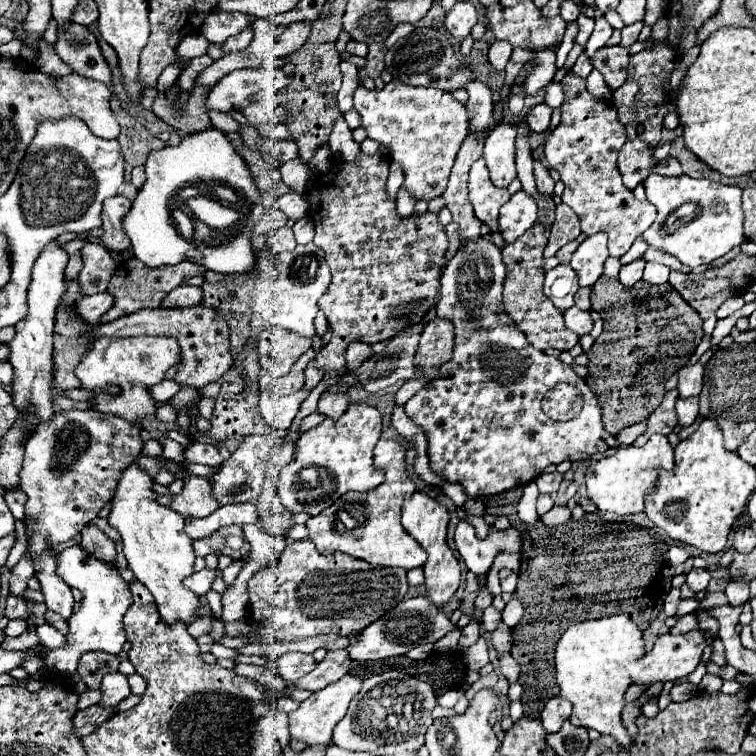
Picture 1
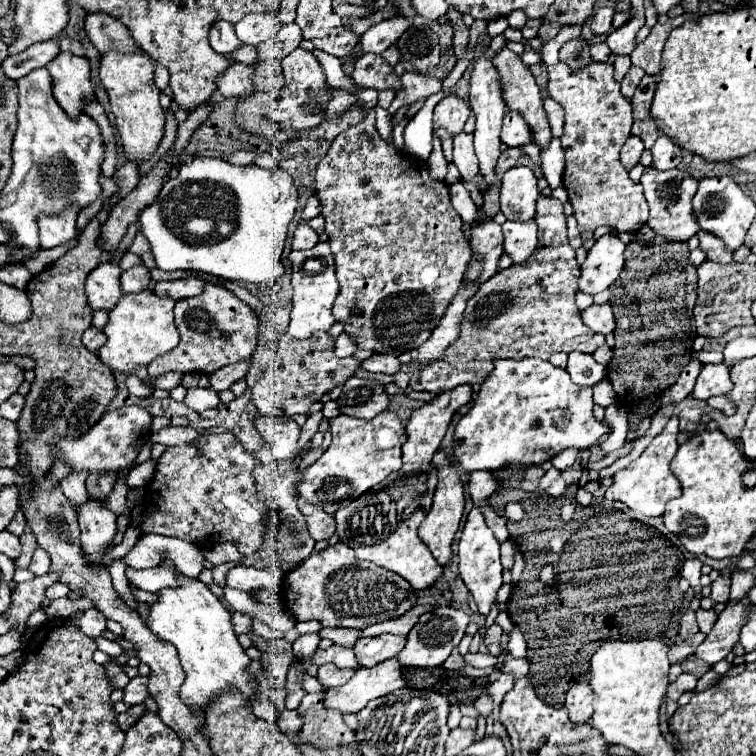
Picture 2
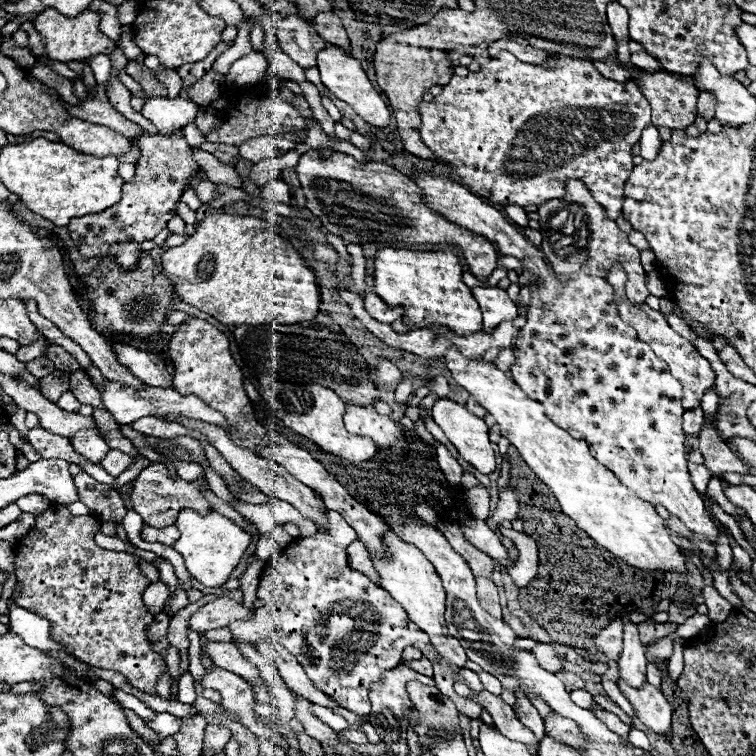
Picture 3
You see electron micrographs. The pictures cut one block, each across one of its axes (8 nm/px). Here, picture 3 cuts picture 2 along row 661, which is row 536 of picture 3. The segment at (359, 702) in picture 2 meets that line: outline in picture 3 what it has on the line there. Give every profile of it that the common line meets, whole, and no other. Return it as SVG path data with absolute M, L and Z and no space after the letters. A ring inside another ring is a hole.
M388 530L388 534L384 534L384 542L388 544L388 558L386 560L374 560L376 570L380 572L382 578L382 588L386 592L390 592L390 596L400 602L408 614L408 618L430 636L430 646L448 662L452 662L456 666L456 670L460 670L466 662L466 652L460 646L460 642L452 636L446 636L444 630L446 628L446 620L444 620L444 612L446 612L446 594L442 588L442 580L436 574L434 566L426 560L426 556L412 544L402 542L392 530Z

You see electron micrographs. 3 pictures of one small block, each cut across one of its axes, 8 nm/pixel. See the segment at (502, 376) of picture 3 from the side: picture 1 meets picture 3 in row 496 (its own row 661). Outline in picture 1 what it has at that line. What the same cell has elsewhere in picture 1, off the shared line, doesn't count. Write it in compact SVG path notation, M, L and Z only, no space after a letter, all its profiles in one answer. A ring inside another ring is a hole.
M626 614L572 624L556 646L556 678L560 696L574 704L570 722L574 726L594 728L600 734L614 736L622 748L630 748L634 738L622 724L624 694L632 684L628 666L644 654L642 630Z

